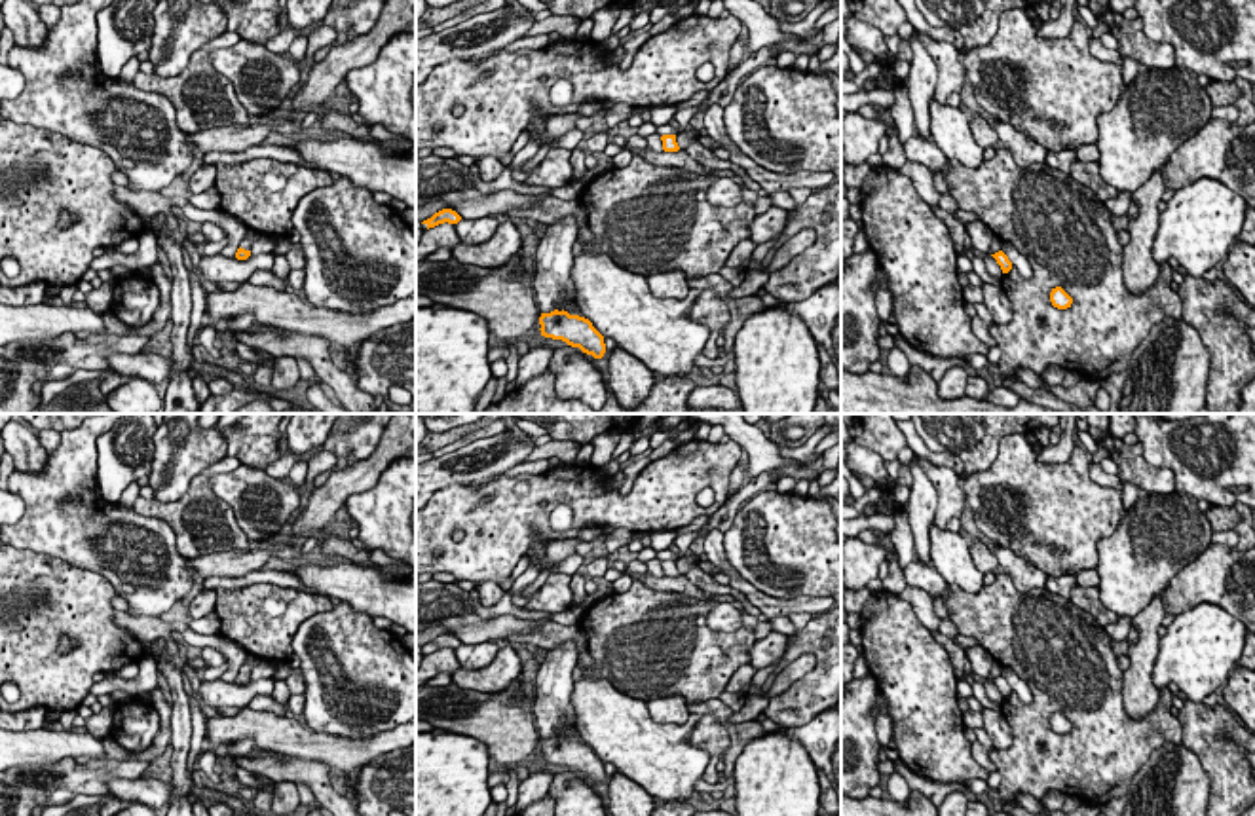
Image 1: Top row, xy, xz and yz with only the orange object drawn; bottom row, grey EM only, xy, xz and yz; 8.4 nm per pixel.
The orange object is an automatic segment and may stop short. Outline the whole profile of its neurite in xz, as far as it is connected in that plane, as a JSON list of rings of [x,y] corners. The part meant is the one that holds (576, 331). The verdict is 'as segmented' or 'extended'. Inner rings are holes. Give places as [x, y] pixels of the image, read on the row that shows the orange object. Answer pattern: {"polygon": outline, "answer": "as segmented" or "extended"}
{"polygon": [[[554,309],[551,313],[541,313],[539,325],[541,336],[545,338],[562,340],[594,359],[602,359],[606,353],[604,336],[585,317]]], "answer": "as segmented"}

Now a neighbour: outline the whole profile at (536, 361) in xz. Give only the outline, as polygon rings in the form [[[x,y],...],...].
[[[537,342],[532,343],[528,353],[518,359],[516,387],[543,374],[549,368],[553,353],[554,349],[551,347],[539,345]]]

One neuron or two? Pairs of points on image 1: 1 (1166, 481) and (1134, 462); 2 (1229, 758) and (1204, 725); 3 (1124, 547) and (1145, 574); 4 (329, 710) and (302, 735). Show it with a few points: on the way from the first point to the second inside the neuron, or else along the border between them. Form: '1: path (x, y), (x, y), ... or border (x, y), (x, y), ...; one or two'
1: path (1159, 481), (1142, 469); one
2: path (1221, 750), (1212, 733); one
3: path (1128, 553), (1140, 568); one
4: border (306, 723), (316, 731), (354, 739); two

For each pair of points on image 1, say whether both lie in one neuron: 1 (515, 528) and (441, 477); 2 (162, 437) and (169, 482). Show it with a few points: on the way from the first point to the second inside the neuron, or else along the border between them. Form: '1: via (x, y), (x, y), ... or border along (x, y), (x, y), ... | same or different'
1: border along (468, 482), (452, 482), (435, 492) | different
2: via (168, 448), (169, 471) | same

